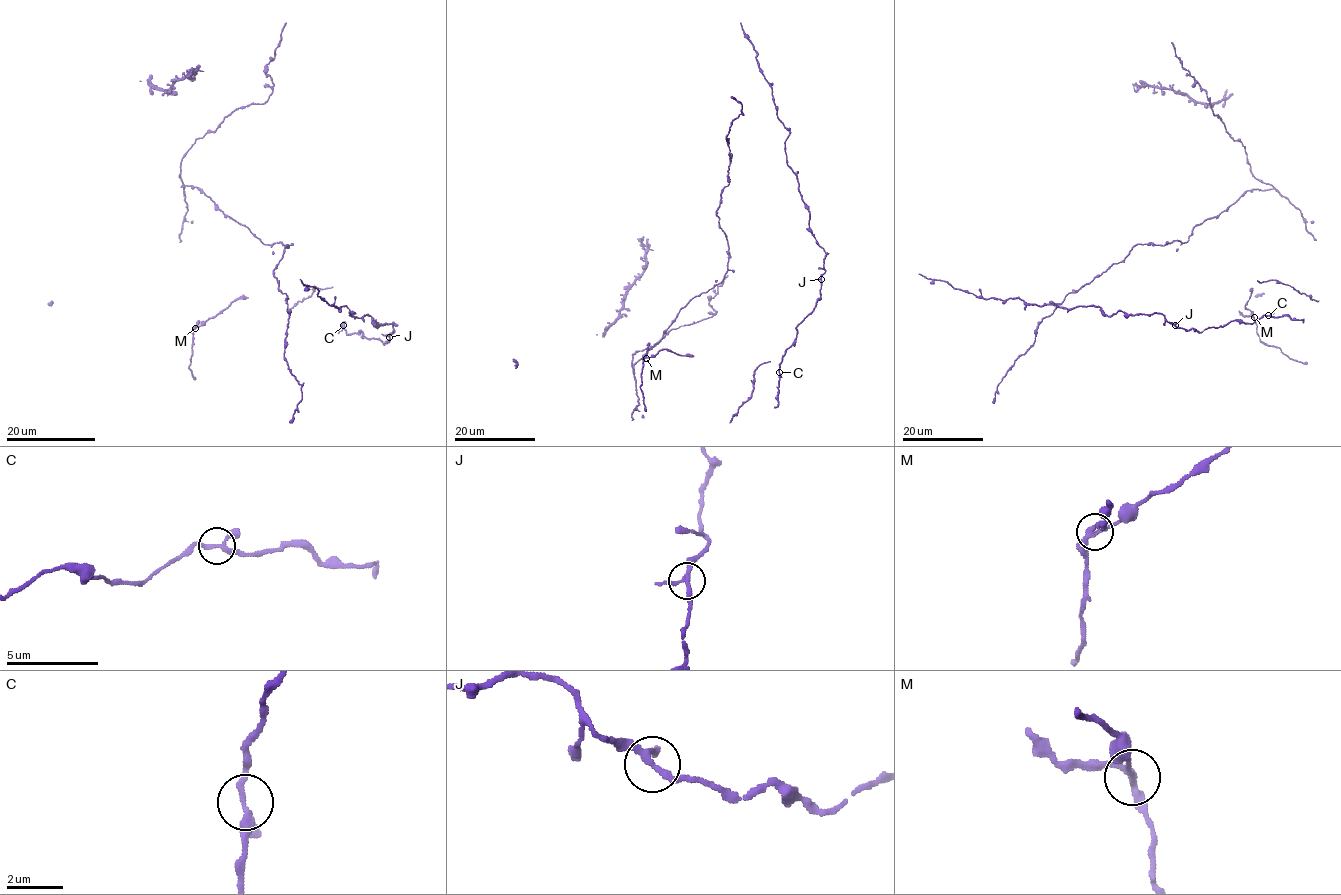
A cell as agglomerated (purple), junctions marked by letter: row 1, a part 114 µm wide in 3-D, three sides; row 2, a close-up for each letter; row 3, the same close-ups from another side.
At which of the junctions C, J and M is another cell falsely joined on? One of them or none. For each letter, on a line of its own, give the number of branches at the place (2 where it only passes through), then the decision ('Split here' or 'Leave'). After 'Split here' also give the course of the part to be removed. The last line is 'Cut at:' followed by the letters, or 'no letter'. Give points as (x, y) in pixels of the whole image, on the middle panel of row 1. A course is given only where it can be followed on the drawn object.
C: Branches: 3. Leave
J: Branches: 3. Leave
M: Branches: 3. Split here. Course of the part to remove: (645, 357), (663, 349), (681, 355), (694, 355)
Cut at: M

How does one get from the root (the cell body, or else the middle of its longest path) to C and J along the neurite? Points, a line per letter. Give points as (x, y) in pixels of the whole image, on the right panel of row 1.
C: (1047, 304), (1098, 306), (1107, 315), (1161, 313), (1176, 326), (1199, 332), (1268, 315)
J: (1047, 304), (1066, 308), (1098, 306), (1107, 315), (1119, 311), (1134, 315), (1161, 313), (1175, 325)

